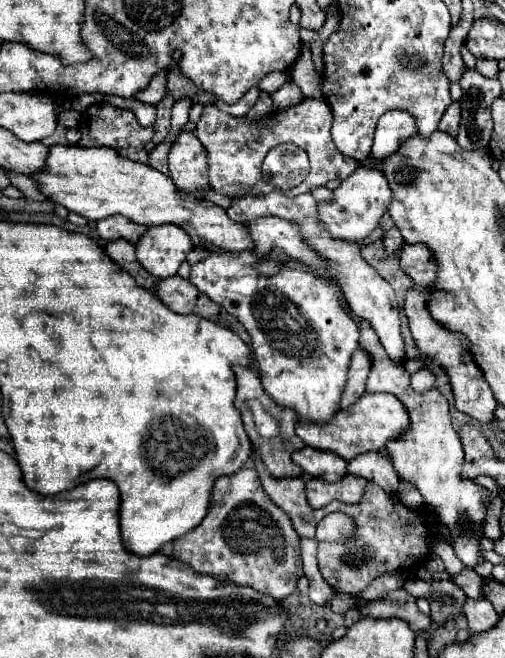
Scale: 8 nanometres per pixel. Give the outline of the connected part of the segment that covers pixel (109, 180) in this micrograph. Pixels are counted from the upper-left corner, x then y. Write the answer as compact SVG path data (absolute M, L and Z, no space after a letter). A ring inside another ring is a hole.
M50 146L46 164L48 172L40 172L34 178L40 184L42 194L88 220L122 214L144 226L176 224L188 232L194 248L202 248L206 252L238 254L242 250L254 250L248 228L228 218L224 208L206 200L196 202L196 198L188 198L188 194L184 194L184 190L176 190L174 182L162 172L128 158L118 158L118 152L112 148Z

